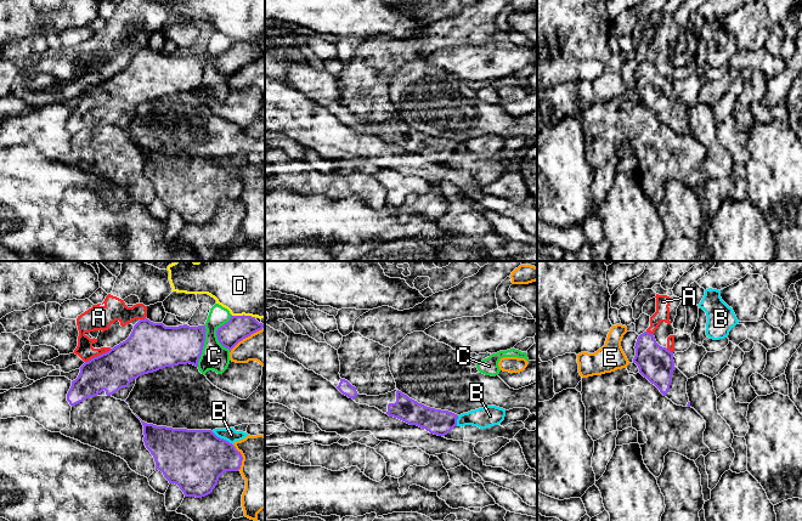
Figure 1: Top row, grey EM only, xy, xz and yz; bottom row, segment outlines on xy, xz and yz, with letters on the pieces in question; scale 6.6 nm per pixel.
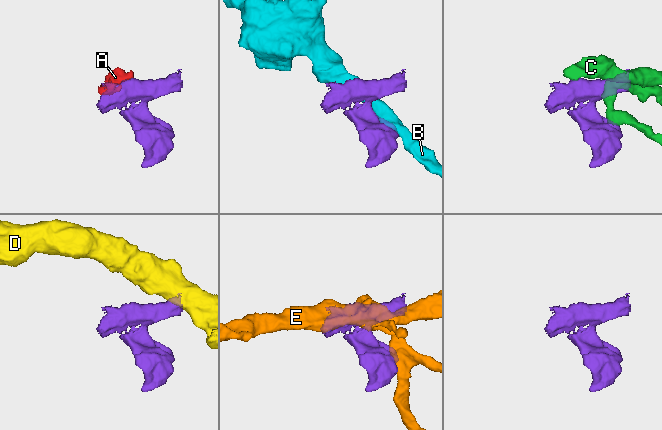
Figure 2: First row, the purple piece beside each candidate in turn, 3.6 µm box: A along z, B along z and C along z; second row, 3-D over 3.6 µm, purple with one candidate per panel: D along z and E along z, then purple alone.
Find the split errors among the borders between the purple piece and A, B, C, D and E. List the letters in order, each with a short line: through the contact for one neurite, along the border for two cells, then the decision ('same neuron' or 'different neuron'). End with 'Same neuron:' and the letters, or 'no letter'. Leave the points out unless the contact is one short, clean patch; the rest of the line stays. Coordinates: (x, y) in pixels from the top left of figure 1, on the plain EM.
A: different neuron
B: different neuron
C: different neuron
D: line xy (232, 43), (250, 43), (255, 45); different neuron
E: different neuron
Same neuron: no letter

